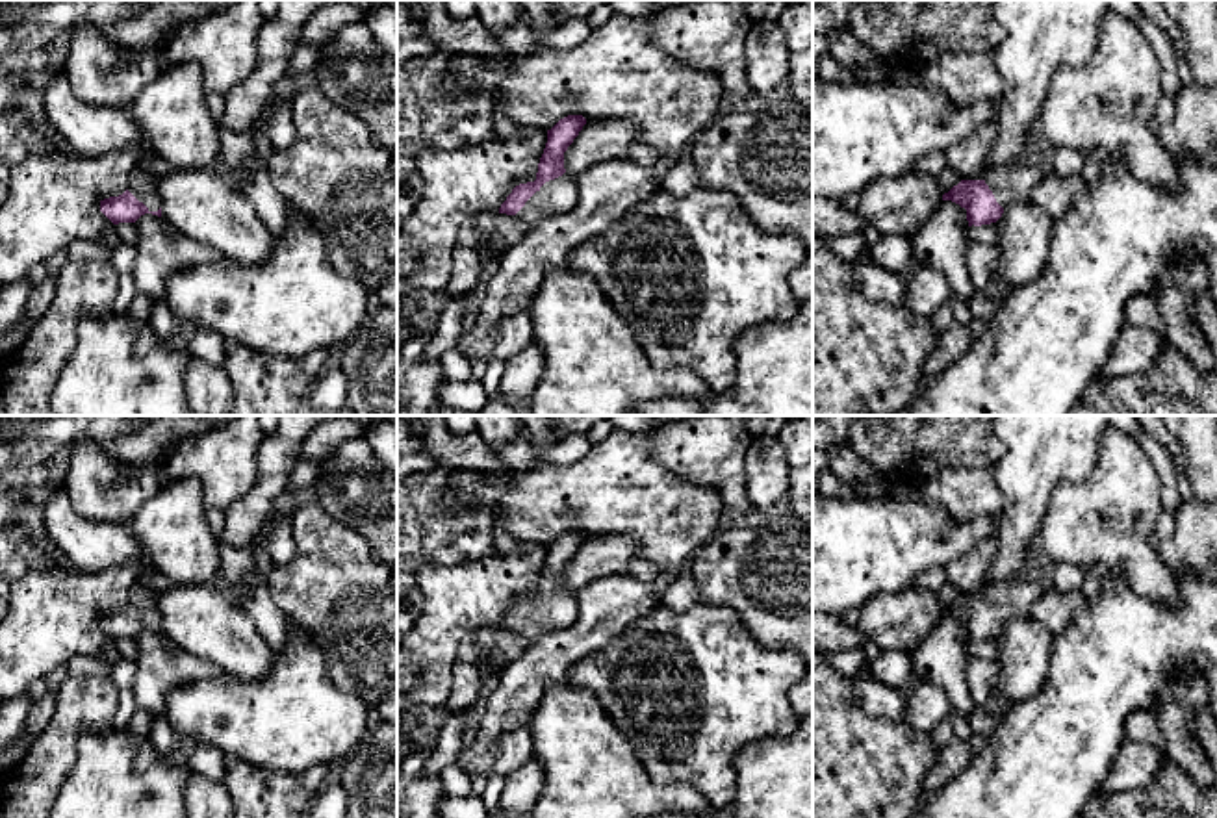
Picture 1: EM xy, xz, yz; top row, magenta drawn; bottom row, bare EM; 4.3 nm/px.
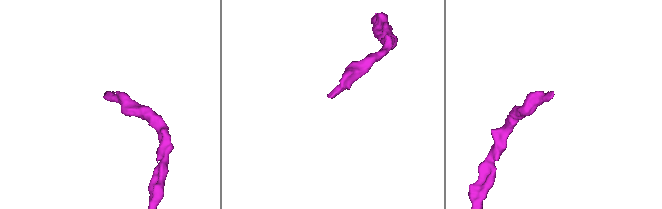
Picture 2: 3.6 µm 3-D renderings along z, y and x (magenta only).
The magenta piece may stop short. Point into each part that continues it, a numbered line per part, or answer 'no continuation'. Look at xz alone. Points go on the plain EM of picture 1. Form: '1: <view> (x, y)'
1: xz (559, 611)

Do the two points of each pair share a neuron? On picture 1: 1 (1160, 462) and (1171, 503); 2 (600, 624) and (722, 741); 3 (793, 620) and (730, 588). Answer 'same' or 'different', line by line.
1: same
2: different
3: same

